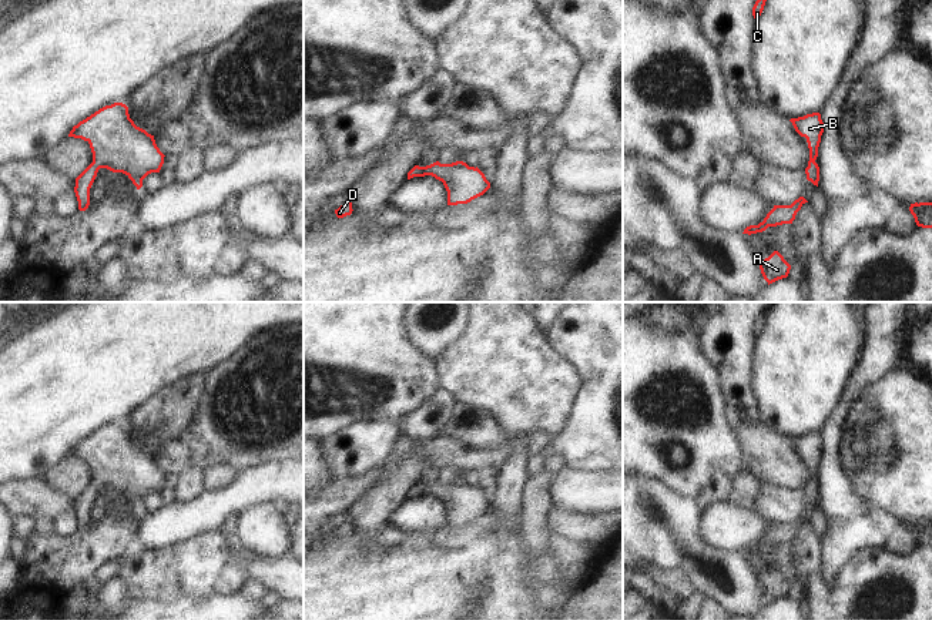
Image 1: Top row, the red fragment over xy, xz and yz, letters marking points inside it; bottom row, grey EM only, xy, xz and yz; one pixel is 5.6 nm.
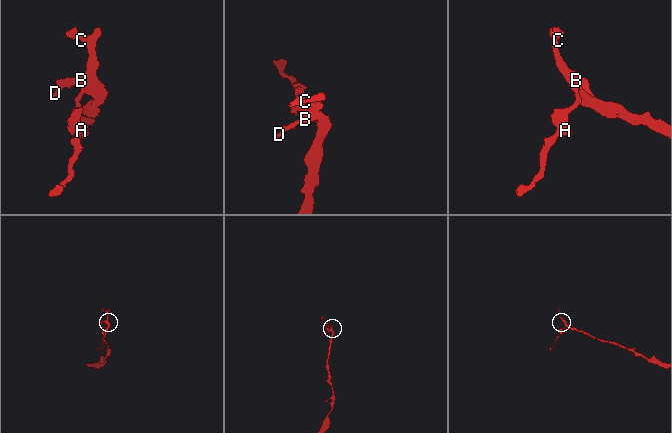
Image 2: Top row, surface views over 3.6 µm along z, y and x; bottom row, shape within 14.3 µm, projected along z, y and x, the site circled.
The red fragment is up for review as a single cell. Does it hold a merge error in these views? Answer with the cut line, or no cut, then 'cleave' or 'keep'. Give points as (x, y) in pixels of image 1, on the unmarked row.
no cut; keep

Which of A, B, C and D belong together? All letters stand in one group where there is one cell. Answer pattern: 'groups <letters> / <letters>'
groups A B C D

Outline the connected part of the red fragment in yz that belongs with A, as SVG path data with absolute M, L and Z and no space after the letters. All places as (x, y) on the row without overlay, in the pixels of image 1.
M774 570L768 577L760 580L760 589L764 599L770 603L787 597L791 584L784 579L784 576Z

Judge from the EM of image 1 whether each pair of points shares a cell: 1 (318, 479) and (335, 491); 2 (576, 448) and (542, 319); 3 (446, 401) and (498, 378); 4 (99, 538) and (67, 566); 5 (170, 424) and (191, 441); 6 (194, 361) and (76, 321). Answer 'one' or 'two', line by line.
1: two
2: two
3: two
4: one
5: two
6: one

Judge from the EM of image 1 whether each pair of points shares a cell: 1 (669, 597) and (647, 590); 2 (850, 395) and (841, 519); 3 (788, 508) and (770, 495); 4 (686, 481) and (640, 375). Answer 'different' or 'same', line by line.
1: same
2: same
3: same
4: same

